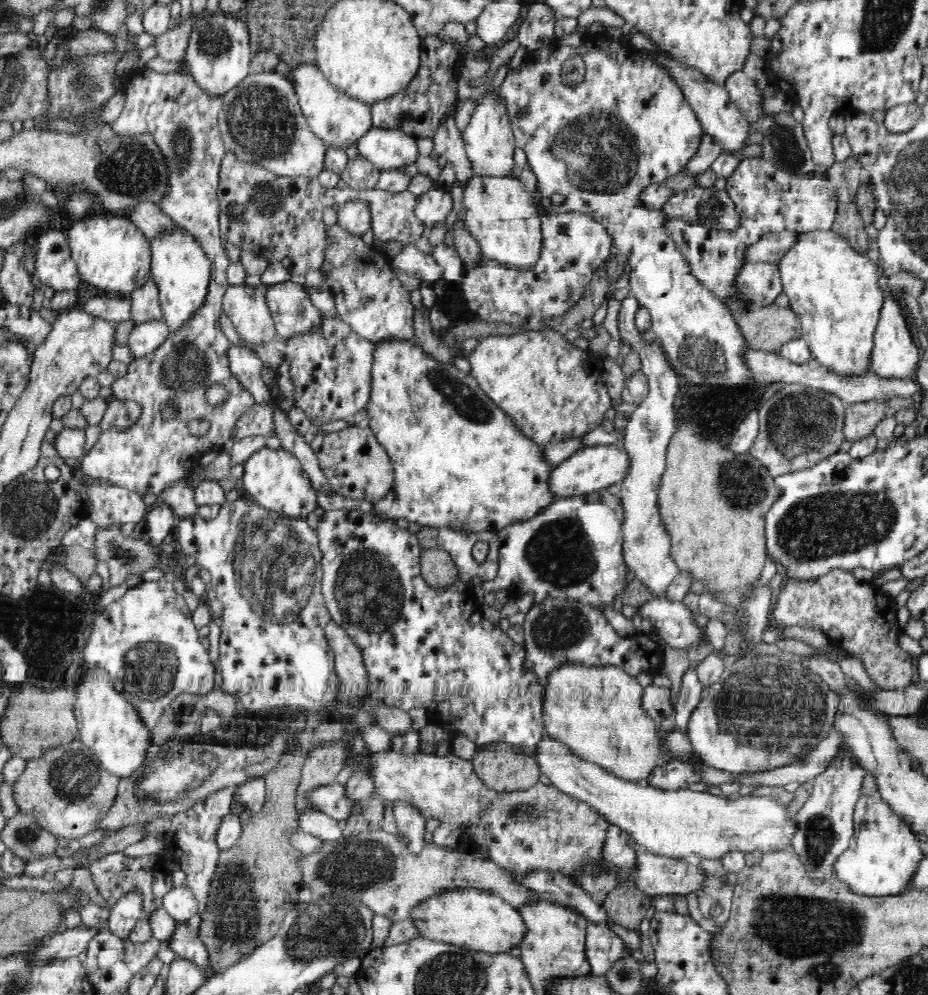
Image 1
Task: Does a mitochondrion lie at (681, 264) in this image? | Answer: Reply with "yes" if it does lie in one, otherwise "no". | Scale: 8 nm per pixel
no

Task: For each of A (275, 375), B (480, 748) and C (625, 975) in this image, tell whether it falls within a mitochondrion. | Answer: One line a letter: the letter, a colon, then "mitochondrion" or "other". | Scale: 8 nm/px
A: other
B: other
C: mitochondrion

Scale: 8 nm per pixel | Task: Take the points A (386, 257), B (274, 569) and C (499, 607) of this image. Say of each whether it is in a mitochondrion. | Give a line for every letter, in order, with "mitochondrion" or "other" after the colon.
A: other
B: mitochondrion
C: other

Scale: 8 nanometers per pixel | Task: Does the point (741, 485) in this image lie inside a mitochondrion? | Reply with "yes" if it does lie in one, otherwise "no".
yes

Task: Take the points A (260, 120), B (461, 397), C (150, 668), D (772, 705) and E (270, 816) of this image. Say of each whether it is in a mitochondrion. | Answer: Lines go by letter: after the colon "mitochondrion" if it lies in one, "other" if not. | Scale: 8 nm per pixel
A: mitochondrion
B: mitochondrion
C: mitochondrion
D: mitochondrion
E: other

